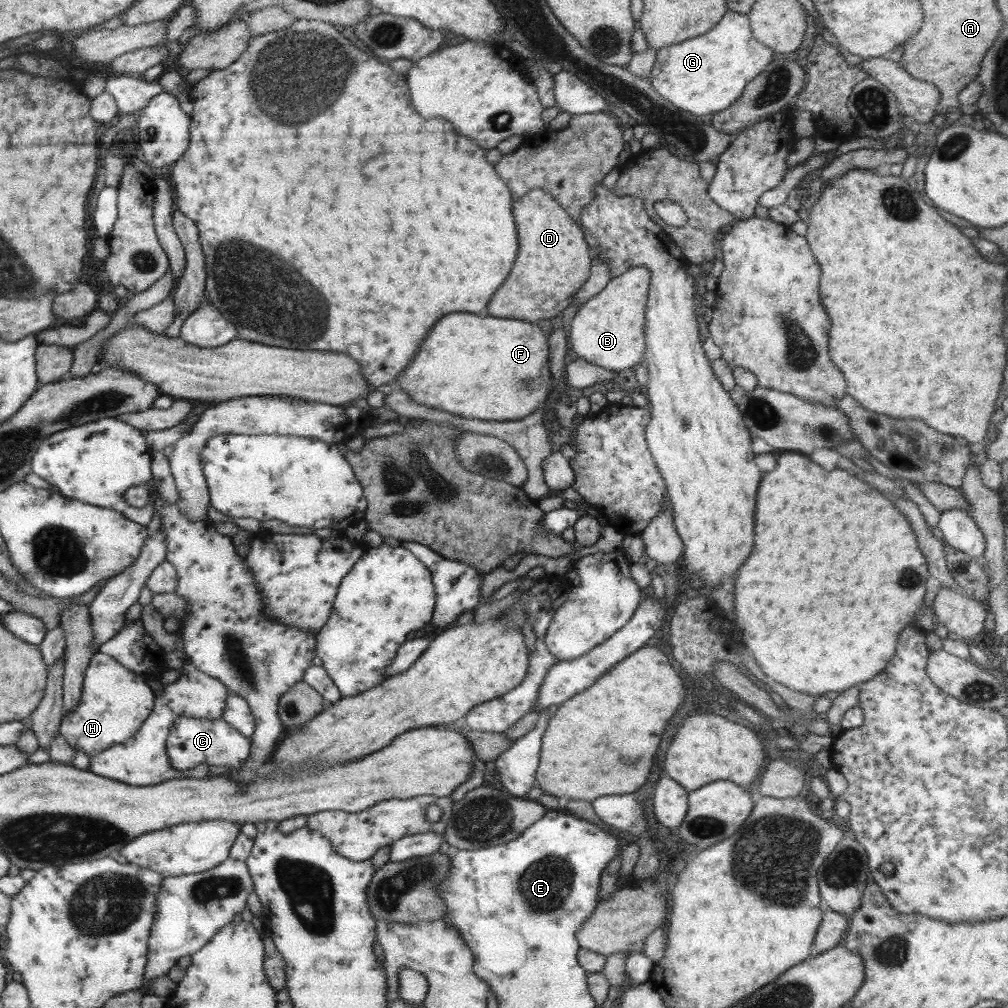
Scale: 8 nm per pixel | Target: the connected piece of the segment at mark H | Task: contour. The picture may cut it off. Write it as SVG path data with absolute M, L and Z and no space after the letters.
M99 651L92 654L84 671L81 697L74 710L62 717L59 734L73 749L79 748L90 757L132 738L148 718L155 703L155 693L146 680L145 675L125 669L108 654Z

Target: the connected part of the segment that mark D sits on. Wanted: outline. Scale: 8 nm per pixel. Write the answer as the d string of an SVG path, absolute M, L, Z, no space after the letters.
M542 189L529 190L524 196L515 198L513 201L512 214L518 226L518 256L512 266L512 272L498 288L494 294L492 302L488 304L488 312L498 318L520 318L524 322L539 322L548 318L558 316L560 312L572 304L574 294L580 290L580 286L588 280L592 258L589 252L589 244L584 238L584 233L578 224L576 224L570 215L554 200L553 196Z

